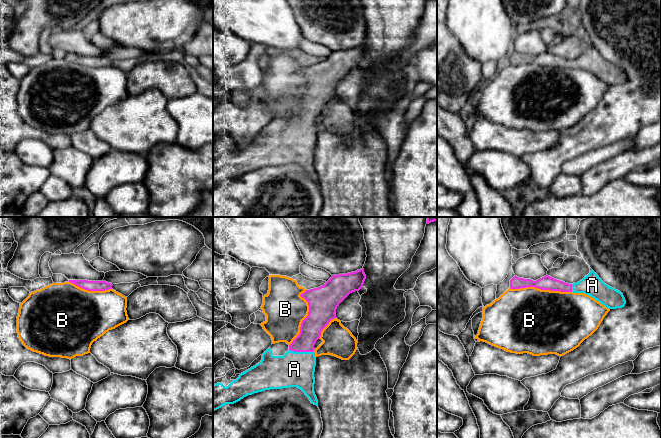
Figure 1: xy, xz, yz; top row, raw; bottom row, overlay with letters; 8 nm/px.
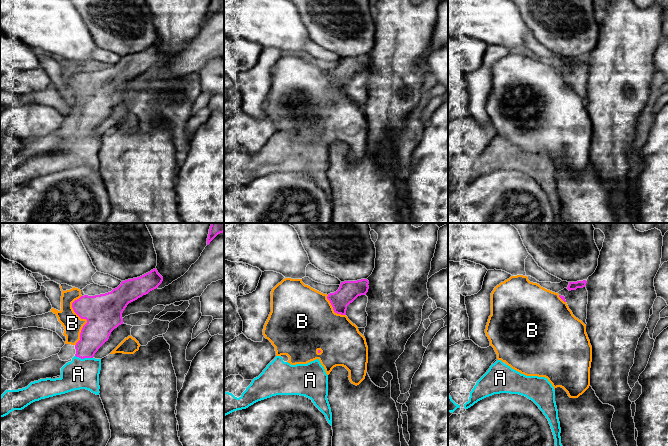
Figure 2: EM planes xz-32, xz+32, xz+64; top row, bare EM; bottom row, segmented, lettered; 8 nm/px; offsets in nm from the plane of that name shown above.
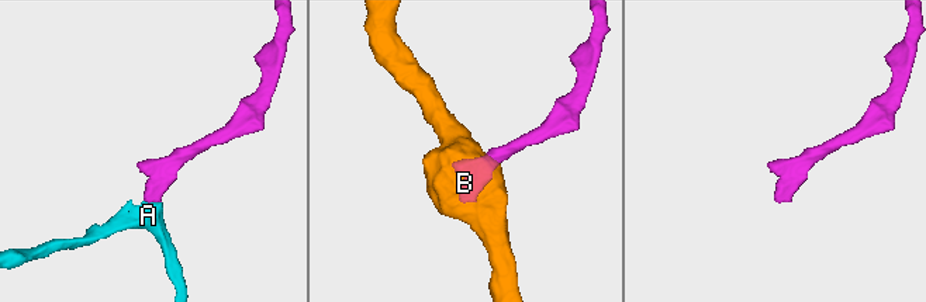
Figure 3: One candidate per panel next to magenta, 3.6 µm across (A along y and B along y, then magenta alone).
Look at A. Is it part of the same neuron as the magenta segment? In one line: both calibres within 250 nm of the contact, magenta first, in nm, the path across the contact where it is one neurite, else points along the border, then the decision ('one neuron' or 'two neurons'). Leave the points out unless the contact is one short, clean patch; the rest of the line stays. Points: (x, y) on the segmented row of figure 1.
180/280 nm | across xz (311, 327), (301, 351), (300, 361), (294, 369) | one neuron

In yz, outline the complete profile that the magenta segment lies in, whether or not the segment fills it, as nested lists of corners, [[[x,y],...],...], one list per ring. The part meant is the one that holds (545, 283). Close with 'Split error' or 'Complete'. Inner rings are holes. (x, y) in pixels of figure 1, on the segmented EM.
[[[591,270],[590,273],[577,283],[568,284],[548,275],[533,281],[514,276],[510,280],[511,289],[535,287],[541,290],[584,293],[591,296],[609,309],[622,308],[626,301],[623,294],[605,284],[599,276]]]. Split error

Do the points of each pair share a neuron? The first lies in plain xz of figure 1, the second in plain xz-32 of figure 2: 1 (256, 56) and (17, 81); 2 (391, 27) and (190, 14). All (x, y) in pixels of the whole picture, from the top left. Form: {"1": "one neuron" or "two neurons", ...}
{"1": "one neuron", "2": "one neuron"}

